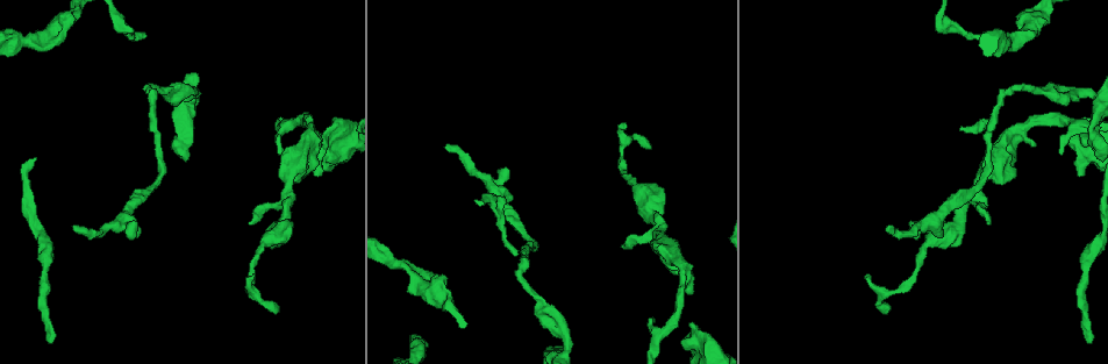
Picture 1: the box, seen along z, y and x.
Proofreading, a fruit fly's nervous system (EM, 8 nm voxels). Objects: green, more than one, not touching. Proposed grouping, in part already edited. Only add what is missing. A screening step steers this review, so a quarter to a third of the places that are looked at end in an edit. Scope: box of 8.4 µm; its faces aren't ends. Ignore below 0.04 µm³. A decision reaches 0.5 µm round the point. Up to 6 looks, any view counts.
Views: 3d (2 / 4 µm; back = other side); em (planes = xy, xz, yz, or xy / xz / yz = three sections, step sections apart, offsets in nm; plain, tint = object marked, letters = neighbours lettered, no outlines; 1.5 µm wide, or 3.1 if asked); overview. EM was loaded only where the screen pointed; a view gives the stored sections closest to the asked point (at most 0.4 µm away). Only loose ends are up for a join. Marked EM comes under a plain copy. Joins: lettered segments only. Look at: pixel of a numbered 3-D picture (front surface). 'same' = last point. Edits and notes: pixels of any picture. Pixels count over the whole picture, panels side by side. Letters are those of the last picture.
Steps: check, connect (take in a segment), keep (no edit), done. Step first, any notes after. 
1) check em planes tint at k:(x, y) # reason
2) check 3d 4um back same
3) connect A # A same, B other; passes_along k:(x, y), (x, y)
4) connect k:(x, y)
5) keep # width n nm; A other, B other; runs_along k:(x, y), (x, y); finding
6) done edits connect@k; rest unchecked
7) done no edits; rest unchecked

check 3d 4um at 1:(688, 335)

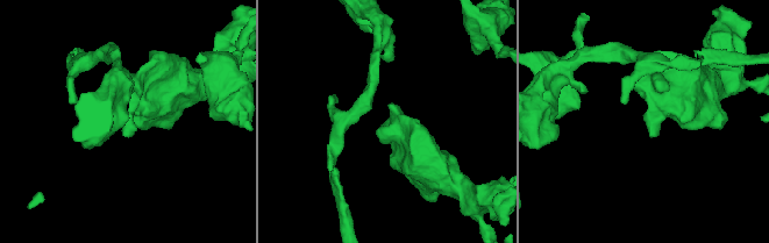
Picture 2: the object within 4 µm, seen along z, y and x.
check em planes letters at 2:(650, 136) # now the EM

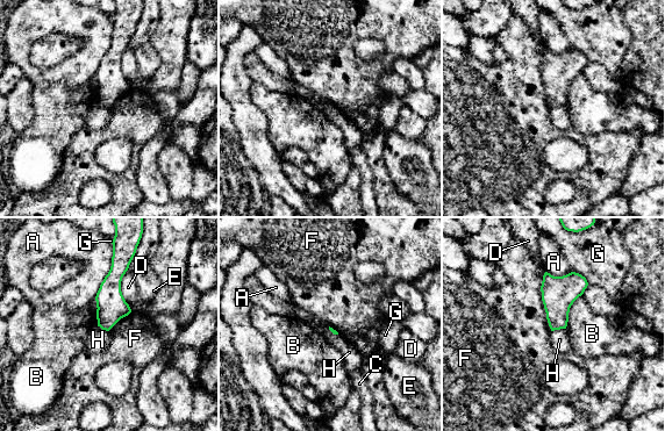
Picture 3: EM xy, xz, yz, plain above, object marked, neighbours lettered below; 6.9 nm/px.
keep # A other, B other, C other, D other, E other, F other, G other, H other; border 3:(544, 272), (541, 300), (551, 330); none of them fits

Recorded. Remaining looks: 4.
check em yz step 8 tint at 1:(989, 225) # free end

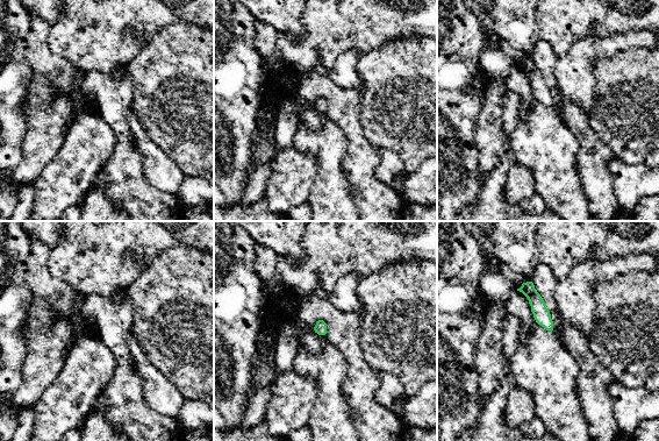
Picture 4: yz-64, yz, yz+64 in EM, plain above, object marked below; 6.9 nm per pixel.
check em yz step 8 letters same # what lies round it

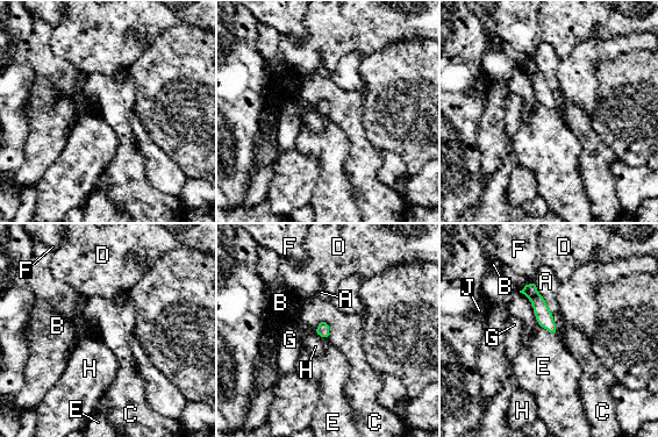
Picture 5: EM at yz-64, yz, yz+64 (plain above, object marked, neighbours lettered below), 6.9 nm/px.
keep # A other, B other, C other, D other, E other, F other, G other, H other, J other; none of them fits

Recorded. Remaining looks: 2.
check 3d 4um at 1:(255, 276) # thin end

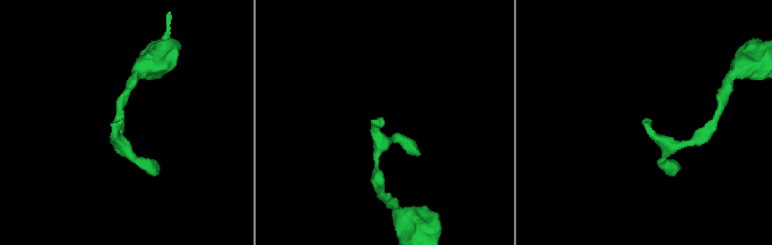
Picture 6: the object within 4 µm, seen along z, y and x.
check em planes letters at 6:(382, 118) # now the EM

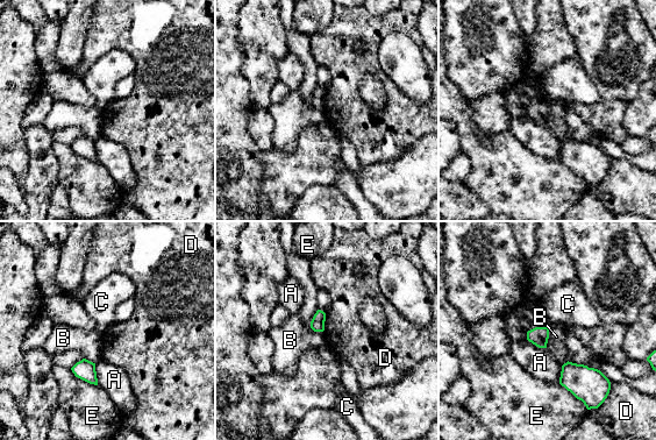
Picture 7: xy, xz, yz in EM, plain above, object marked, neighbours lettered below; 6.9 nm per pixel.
keep # A other, B other, C other, D other, E other; border 7:(326, 313), (322, 331); no lettered segment goes on from it

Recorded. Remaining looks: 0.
done no edits; rest unchecked

